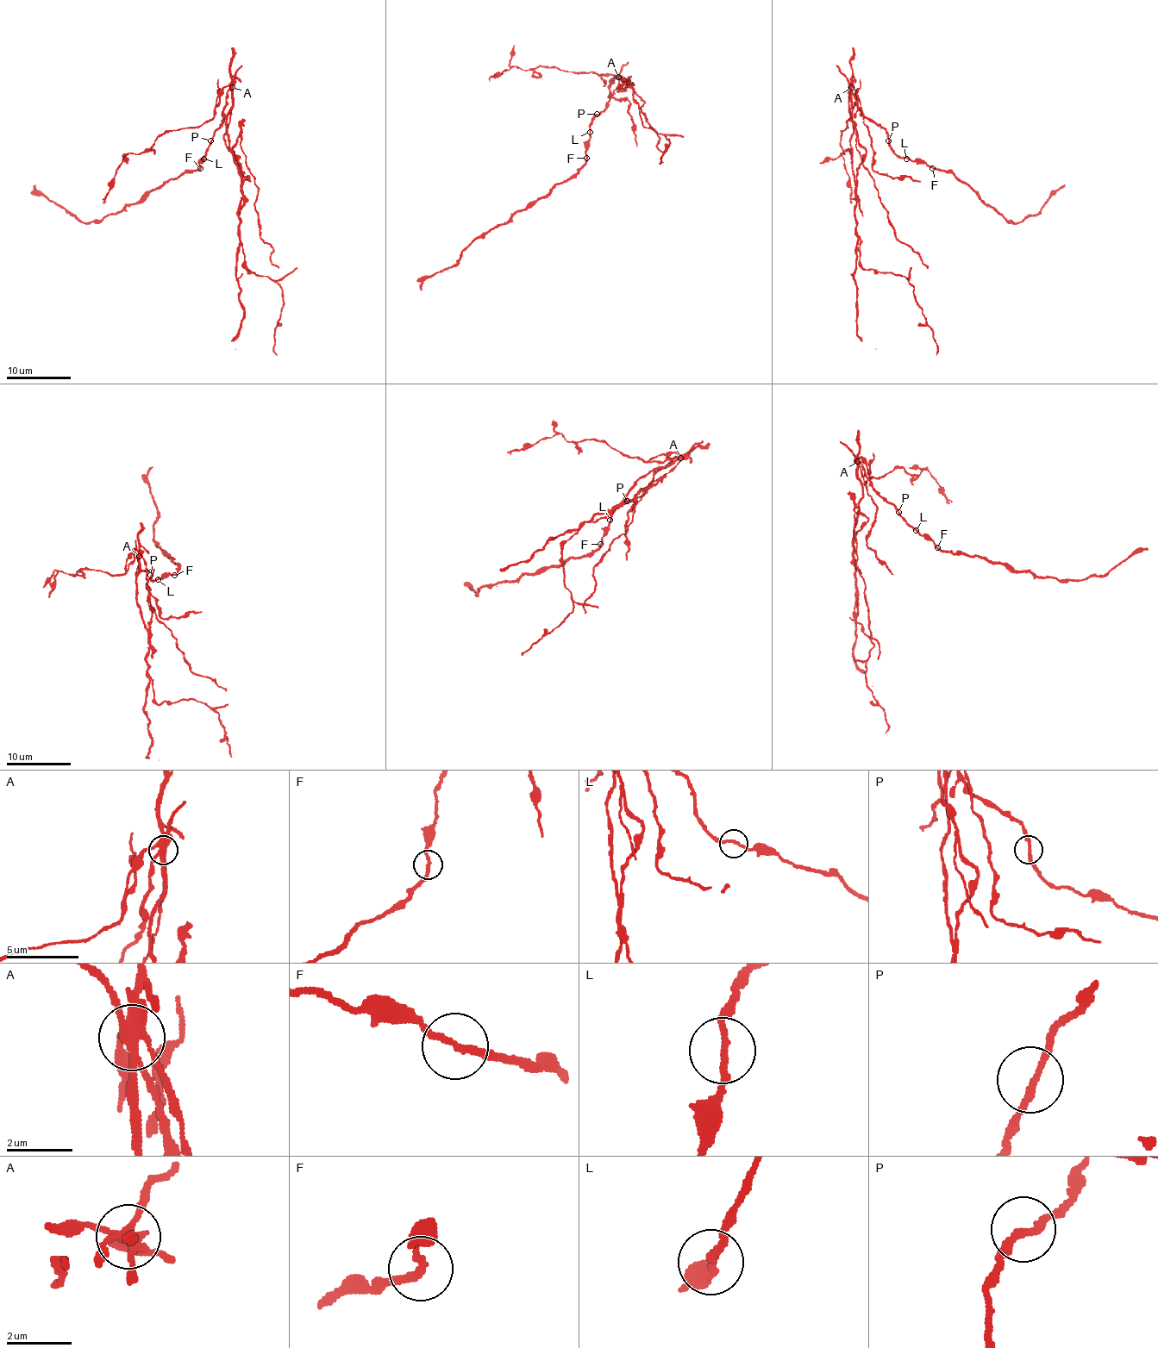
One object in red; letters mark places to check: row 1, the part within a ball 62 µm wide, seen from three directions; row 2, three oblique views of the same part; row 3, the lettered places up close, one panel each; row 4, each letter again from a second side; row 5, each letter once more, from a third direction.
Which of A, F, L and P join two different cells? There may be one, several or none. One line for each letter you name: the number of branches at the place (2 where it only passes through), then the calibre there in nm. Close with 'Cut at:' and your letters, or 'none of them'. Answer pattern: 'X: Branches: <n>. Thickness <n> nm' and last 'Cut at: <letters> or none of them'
A: Branches: 6. Thickness 360 nm
F: Branches: 2. Thickness 200 nm
Cut at: A, F

